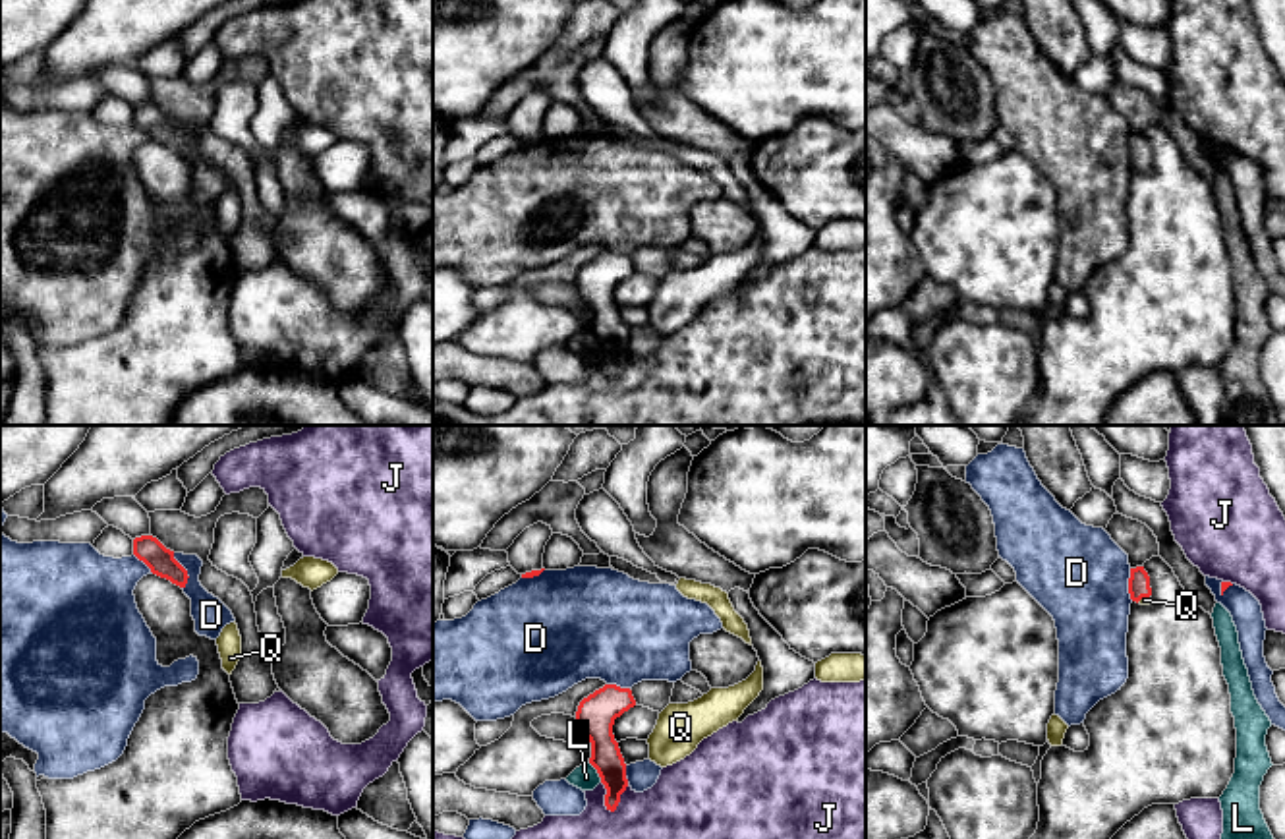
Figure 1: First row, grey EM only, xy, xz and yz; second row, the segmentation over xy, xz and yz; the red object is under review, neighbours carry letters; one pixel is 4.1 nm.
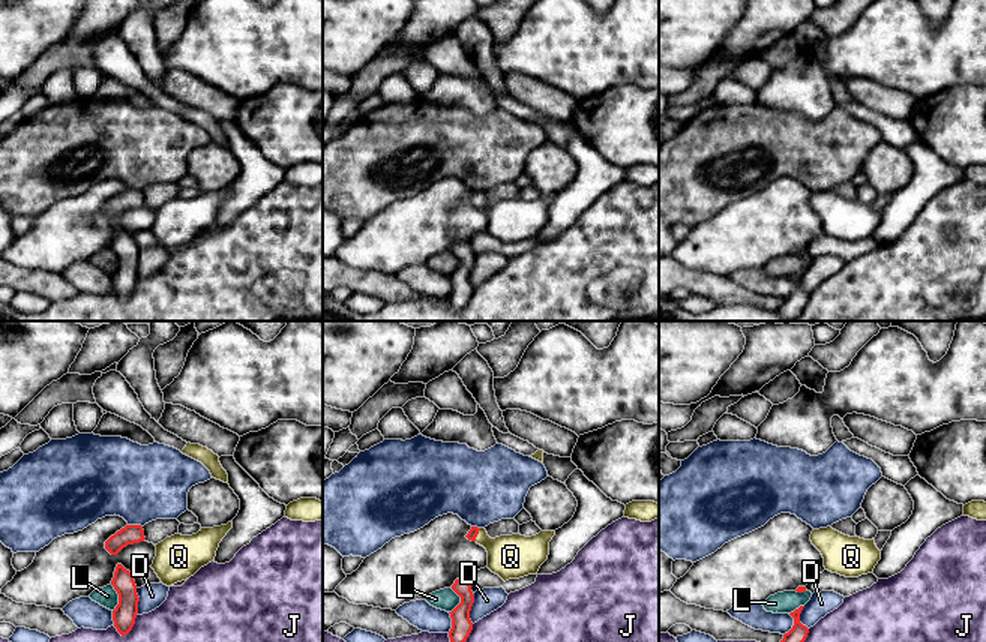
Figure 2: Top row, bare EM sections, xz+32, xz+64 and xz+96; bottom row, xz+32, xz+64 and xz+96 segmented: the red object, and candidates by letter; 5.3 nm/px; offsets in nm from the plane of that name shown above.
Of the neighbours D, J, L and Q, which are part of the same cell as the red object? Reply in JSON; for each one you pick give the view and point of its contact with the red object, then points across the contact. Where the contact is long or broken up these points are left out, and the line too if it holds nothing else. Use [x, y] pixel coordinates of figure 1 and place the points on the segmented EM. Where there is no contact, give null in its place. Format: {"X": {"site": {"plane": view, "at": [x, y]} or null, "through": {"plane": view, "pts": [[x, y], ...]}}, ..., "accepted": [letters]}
{"Q": {"site": {"plane": "yz", "at": [1142, 596]}, "through": {"plane": "yz", "pts": [[1139, 584], [1142, 596], [1144, 600]]}}, "accepted": ["Q"]}

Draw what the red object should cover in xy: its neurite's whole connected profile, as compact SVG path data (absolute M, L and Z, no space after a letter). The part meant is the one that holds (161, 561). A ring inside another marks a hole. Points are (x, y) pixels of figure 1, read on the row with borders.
M141 535L133 539L133 555L143 561L153 574L186 588L187 570L174 559L174 551L166 549L157 537Z

